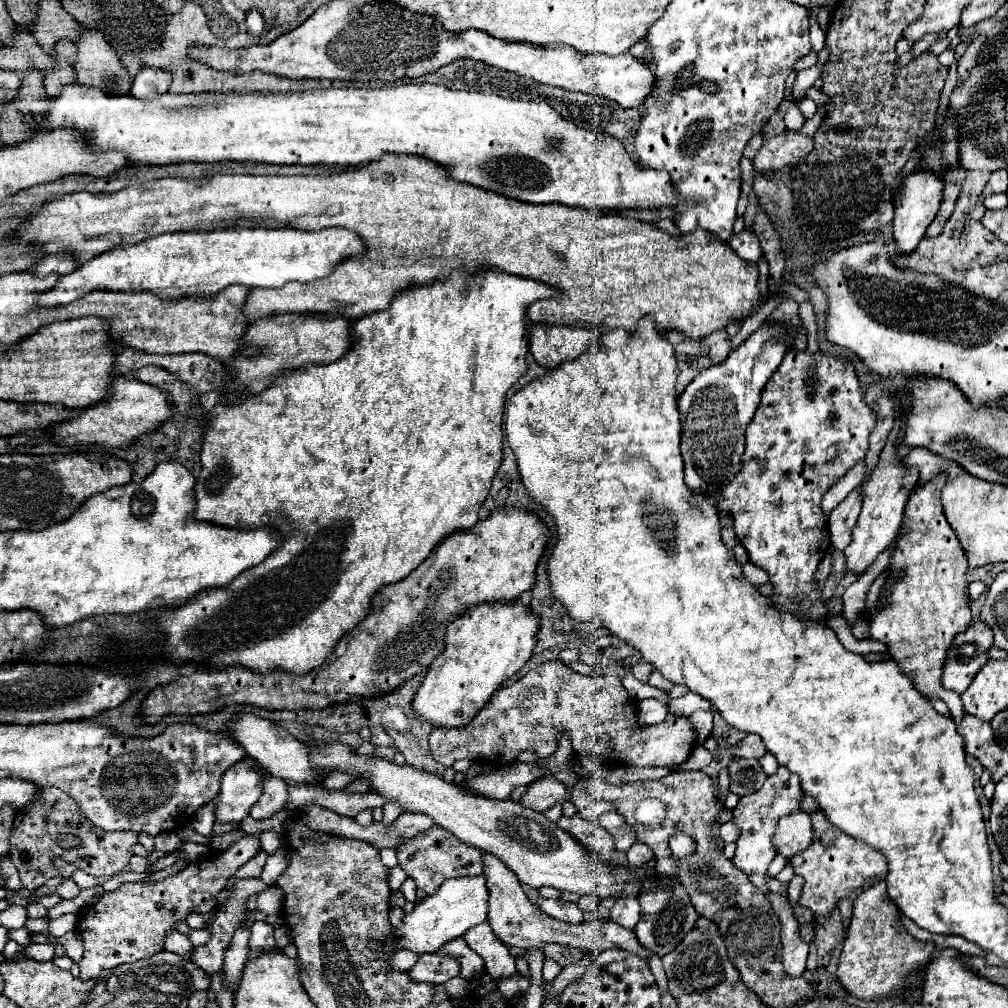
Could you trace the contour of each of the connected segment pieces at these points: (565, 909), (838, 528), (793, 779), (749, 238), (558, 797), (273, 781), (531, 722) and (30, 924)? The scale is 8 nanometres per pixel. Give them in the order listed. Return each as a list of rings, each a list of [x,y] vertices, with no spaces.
[[[538,898],[536,906],[538,906],[542,912],[550,914],[552,918],[556,918],[556,920],[564,920],[564,922],[572,922],[572,924],[584,922],[584,914],[582,914],[582,910],[578,908],[578,904],[574,904],[574,902]]]
[[[860,488],[852,490],[846,496],[846,500],[832,510],[830,520],[828,520],[832,552],[844,550],[850,544],[850,534],[852,534],[852,528],[854,528],[858,516],[860,516],[860,510],[862,510],[862,490]]]
[[[784,766],[778,768],[778,772],[774,776],[768,776],[764,786],[748,796],[742,796],[738,806],[732,810],[734,814],[734,824],[742,828],[742,834],[736,842],[736,852],[732,858],[732,864],[742,870],[744,874],[764,874],[768,870],[768,864],[774,860],[776,850],[772,848],[772,836],[774,836],[774,828],[778,824],[778,816],[800,808],[804,798],[804,792],[800,788],[800,780],[796,774],[792,774],[790,770],[786,770]]]
[[[742,230],[740,234],[730,236],[728,246],[730,246],[742,260],[758,262],[758,260],[762,258],[762,248],[760,248],[760,244],[758,244],[758,238],[756,238],[756,234],[752,234],[752,232],[748,232],[748,230]]]
[[[546,776],[546,780],[534,780],[534,784],[526,788],[526,794],[520,798],[520,804],[524,808],[544,812],[568,798],[570,798],[570,792],[566,790],[566,786],[554,776]]]
[[[268,776],[264,780],[264,792],[260,796],[260,800],[254,804],[250,816],[256,820],[264,820],[270,818],[272,814],[284,810],[288,804],[288,786],[282,784],[282,780]]]
[[[550,660],[534,670],[530,670],[524,678],[508,688],[500,688],[488,700],[488,704],[474,716],[472,722],[460,728],[434,728],[430,734],[430,752],[436,762],[444,766],[452,766],[456,760],[468,758],[472,762],[488,760],[492,764],[508,764],[518,758],[524,750],[534,750],[542,758],[554,754],[554,730],[560,730],[570,738],[572,748],[578,756],[598,754],[602,758],[616,758],[624,760],[630,766],[670,766],[682,764],[696,742],[694,726],[687,717],[668,714],[662,724],[656,726],[638,726],[634,722],[634,708],[630,704],[630,696],[624,690],[618,676],[582,676],[572,668],[564,666],[560,660]]]
[[[28,917],[24,927],[28,930],[29,933],[49,935],[48,920],[46,918],[32,919]]]

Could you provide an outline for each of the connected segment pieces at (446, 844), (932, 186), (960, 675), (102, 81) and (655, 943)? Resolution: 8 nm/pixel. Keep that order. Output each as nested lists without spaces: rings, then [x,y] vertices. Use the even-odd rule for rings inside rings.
[[[432,826],[426,832],[420,832],[418,836],[410,838],[396,850],[398,862],[404,868],[404,872],[416,882],[420,890],[426,894],[434,894],[440,884],[448,878],[458,878],[458,876],[480,876],[482,874],[482,852],[478,848],[466,846],[460,842],[452,832]]]
[[[920,170],[920,172],[908,174],[902,180],[902,184],[896,188],[896,192],[894,192],[894,220],[892,220],[892,226],[894,226],[896,246],[904,254],[910,254],[918,246],[918,242],[926,234],[926,228],[936,218],[936,212],[938,212],[940,202],[942,202],[942,190],[944,190],[942,178],[938,178],[934,172],[928,172],[928,170]]]
[[[982,620],[970,624],[970,628],[954,638],[944,664],[942,684],[962,694],[980,668],[990,660],[988,650],[994,646],[992,630]]]
[[[82,30],[82,40],[78,40],[76,46],[78,60],[74,64],[74,70],[78,84],[98,88],[108,96],[130,94],[132,78],[100,32]]]
[[[670,878],[664,882],[662,880],[648,882],[642,888],[638,900],[642,906],[642,916],[640,916],[640,922],[636,924],[634,932],[640,940],[640,944],[658,956],[672,952],[682,942],[682,938],[694,928],[694,924],[698,920],[698,912],[694,912],[694,906],[690,904],[690,896],[678,878]]]

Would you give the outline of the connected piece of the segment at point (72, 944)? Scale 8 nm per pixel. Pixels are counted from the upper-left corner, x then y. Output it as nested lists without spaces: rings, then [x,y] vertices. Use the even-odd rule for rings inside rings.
[[[68,932],[65,936],[61,938],[55,938],[53,936],[48,937],[48,943],[61,944],[67,952],[67,956],[70,957],[75,963],[79,963],[82,959],[84,946],[82,939],[75,932]]]

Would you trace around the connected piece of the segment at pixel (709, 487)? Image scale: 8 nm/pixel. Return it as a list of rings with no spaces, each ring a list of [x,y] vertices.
[[[764,324],[758,328],[754,334],[750,334],[740,348],[736,348],[722,364],[714,368],[706,368],[698,380],[690,382],[690,388],[678,398],[678,410],[680,410],[680,422],[682,422],[682,458],[684,458],[684,468],[686,468],[686,486],[694,492],[700,494],[710,494],[718,492],[722,486],[740,472],[742,468],[742,454],[744,454],[744,432],[746,426],[752,422],[752,416],[760,404],[760,392],[772,372],[778,368],[782,362],[784,354],[790,348],[790,334],[782,324]]]

